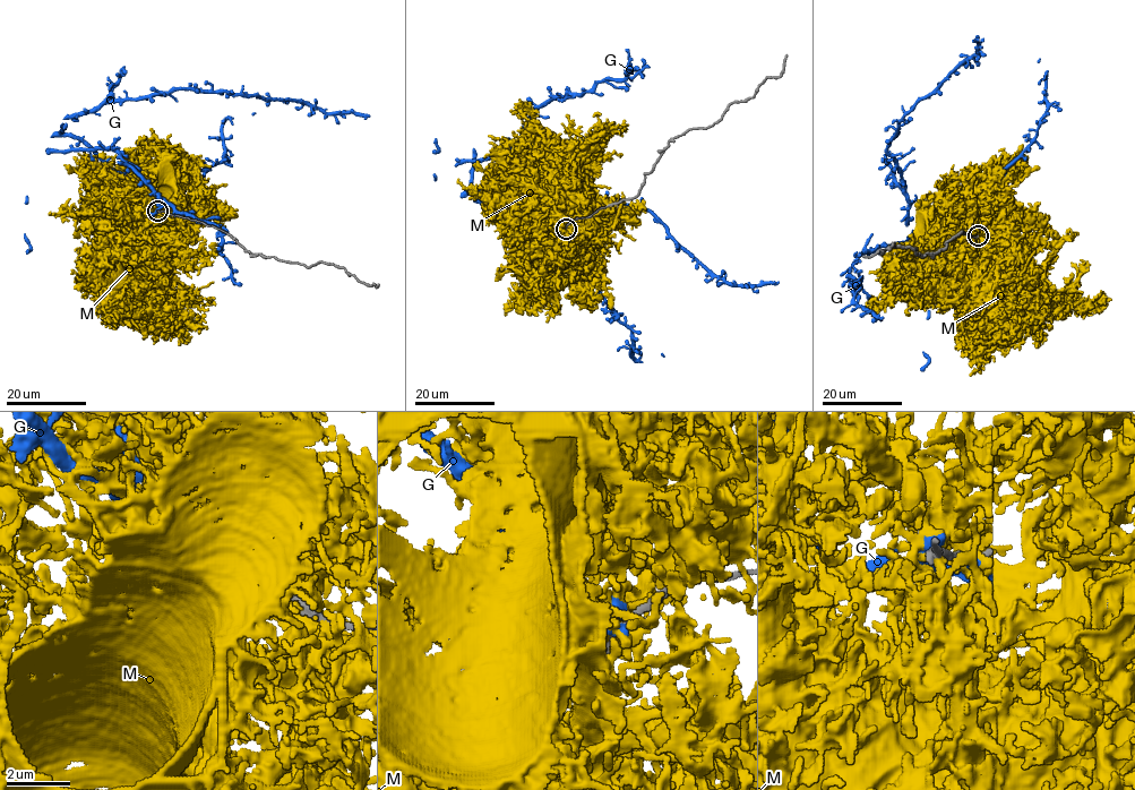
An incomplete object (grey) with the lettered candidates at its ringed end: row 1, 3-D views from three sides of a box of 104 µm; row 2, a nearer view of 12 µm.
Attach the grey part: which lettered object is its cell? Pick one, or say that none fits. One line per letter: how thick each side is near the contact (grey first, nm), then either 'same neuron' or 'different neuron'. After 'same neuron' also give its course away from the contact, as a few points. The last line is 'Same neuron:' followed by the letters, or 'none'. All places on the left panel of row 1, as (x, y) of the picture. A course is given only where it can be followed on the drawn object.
G: 240 nm thick on the grey side, 240 nm on the other; different neuron
M: 220 nm thick on the grey side, 420 nm on the other; different neuron
Same neuron: none

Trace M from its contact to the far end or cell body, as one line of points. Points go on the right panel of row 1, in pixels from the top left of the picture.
M: (976, 237), (1049, 302), (1092, 301), (1102, 297), (1102, 302), (1105, 299)

